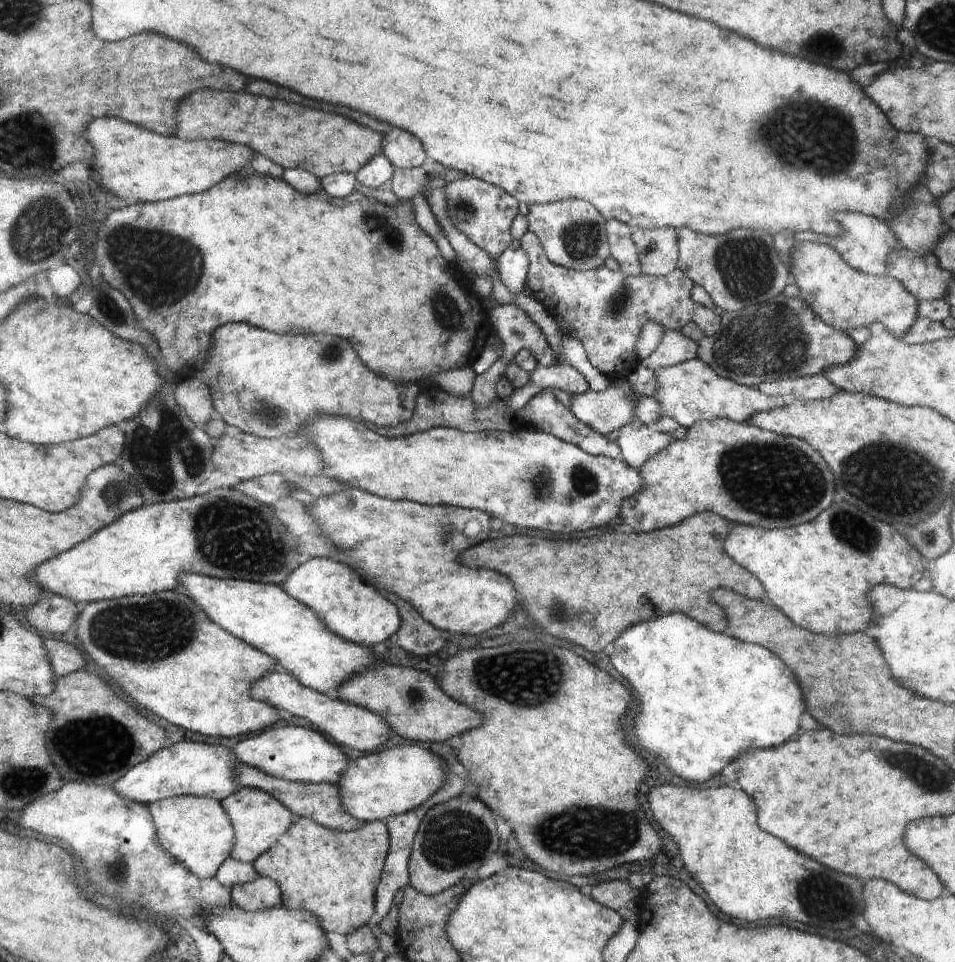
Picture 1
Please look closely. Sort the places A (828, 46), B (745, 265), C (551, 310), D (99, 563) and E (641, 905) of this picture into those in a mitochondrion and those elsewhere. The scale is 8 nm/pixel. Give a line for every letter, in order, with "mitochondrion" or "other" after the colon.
A: mitochondrion
B: mitochondrion
C: other
D: other
E: other

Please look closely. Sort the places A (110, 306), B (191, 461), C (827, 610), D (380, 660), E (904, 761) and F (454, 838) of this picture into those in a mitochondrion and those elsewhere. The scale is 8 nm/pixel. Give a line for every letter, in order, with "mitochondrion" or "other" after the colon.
A: mitochondrion
B: mitochondrion
C: other
D: other
E: mitochondrion
F: mitochondrion

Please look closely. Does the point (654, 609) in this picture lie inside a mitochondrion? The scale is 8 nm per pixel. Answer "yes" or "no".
no

